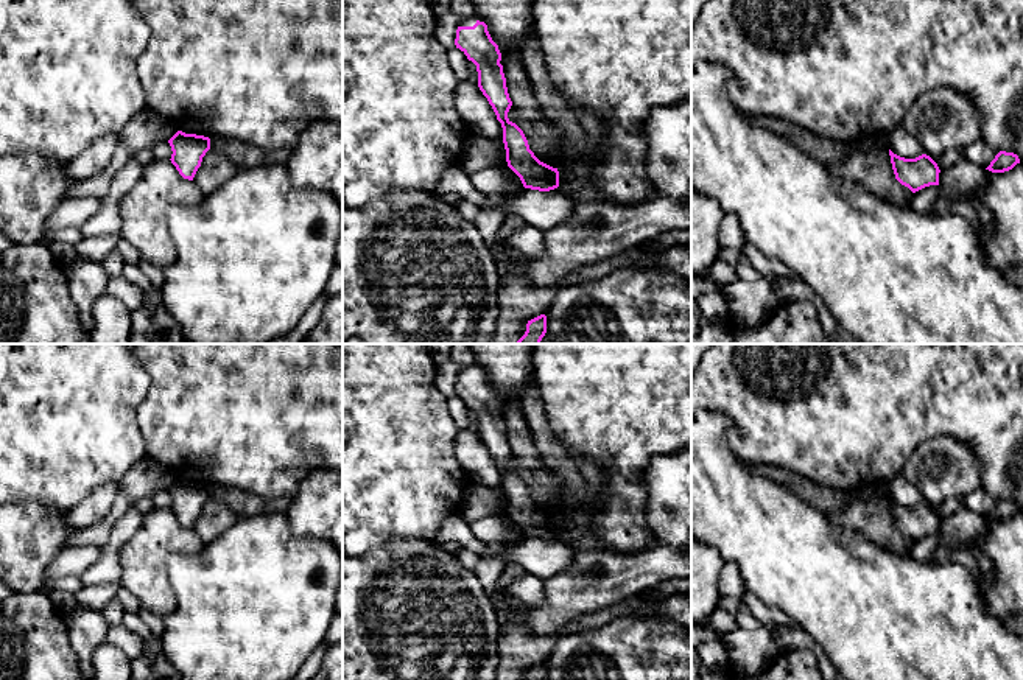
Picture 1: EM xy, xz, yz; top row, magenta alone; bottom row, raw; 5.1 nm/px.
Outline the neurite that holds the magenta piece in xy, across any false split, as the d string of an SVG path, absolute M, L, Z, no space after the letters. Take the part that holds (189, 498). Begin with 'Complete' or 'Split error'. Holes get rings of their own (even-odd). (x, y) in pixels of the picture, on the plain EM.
Complete. M178 479L170 489L171 512L184 528L193 529L202 506L210 498L210 487Z

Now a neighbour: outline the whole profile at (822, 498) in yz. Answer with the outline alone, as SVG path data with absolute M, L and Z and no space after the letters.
M746 464L751 470L758 471L761 476L772 479L774 482L793 490L803 501L811 504L813 507L830 512L835 509L842 509L849 501L855 498L874 498L883 496L889 498L889 490L886 484L877 484L870 487L861 487L856 490L831 490L814 484L813 481L782 467L775 467L771 464L765 465L751 465Z

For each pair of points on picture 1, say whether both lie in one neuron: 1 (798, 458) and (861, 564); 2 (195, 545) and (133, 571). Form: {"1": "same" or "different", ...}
{"1": "different", "2": "same"}

